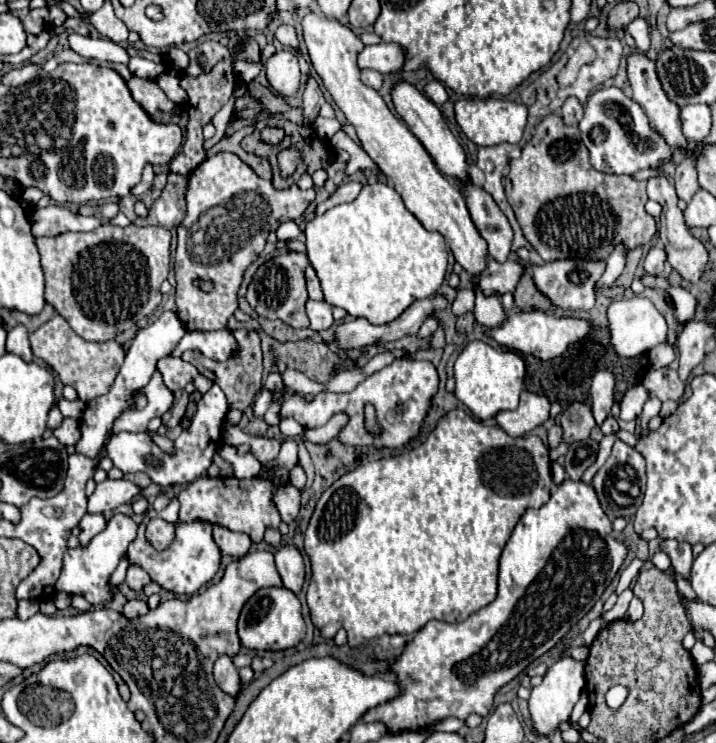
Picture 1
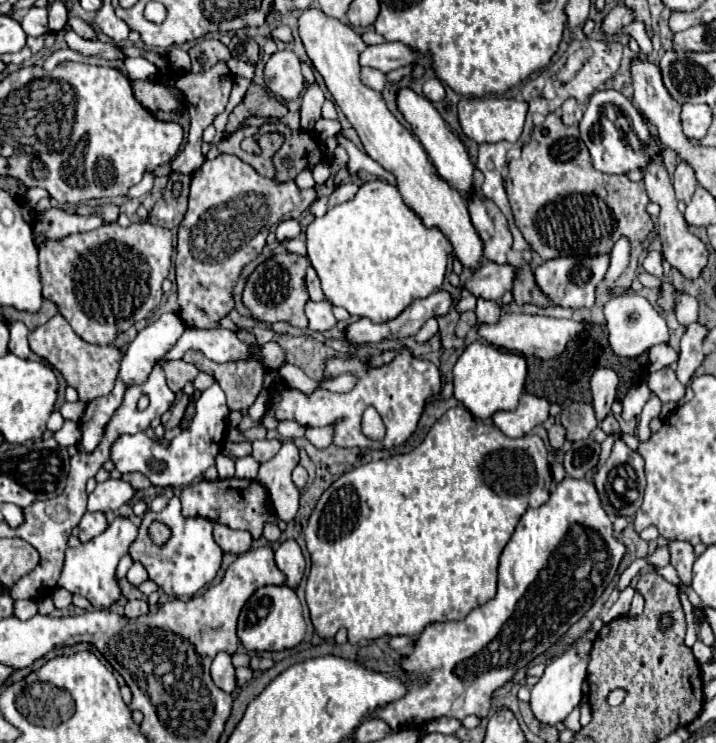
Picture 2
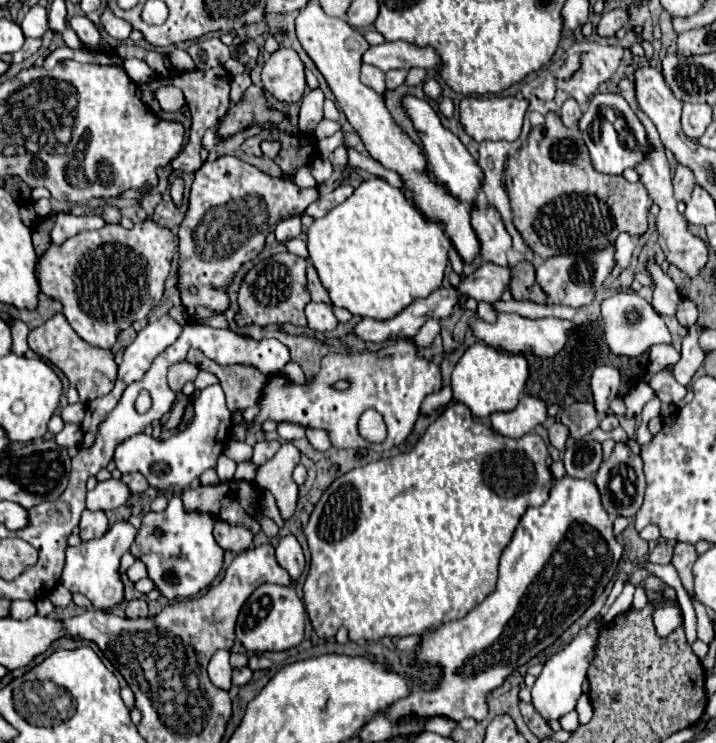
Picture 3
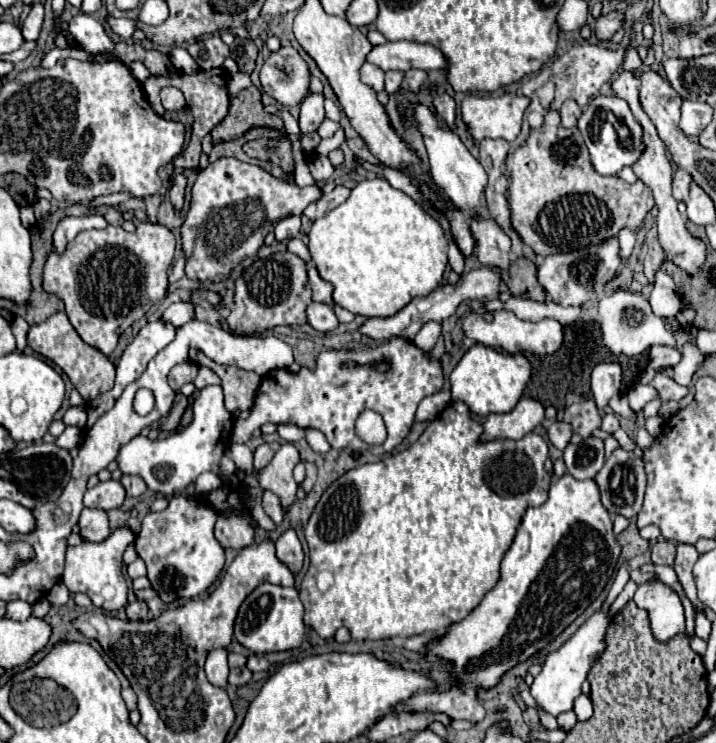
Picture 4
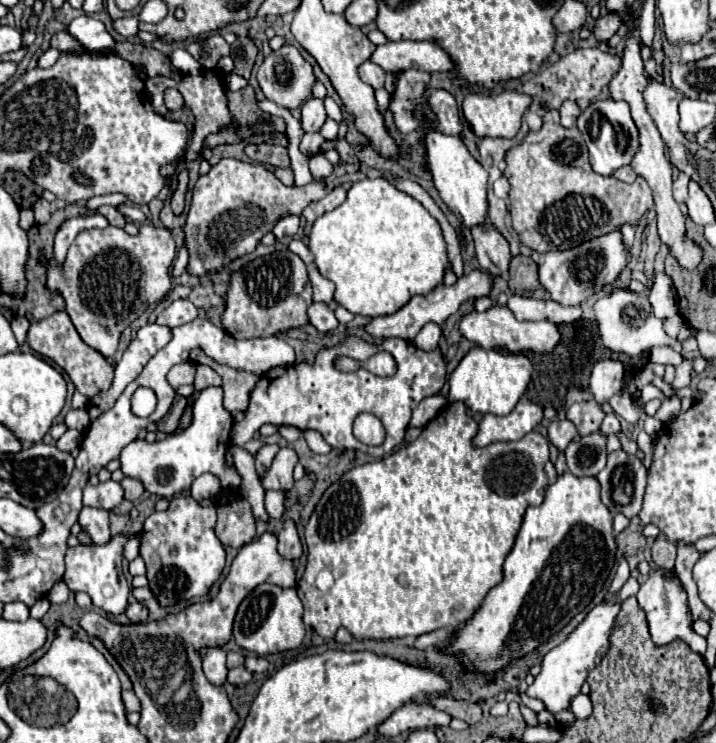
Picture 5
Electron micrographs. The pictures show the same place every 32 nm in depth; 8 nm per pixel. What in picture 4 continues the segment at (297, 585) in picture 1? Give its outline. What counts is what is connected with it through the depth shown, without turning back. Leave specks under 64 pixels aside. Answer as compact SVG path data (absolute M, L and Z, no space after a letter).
M292 528L282 532L280 538L276 540L276 554L284 564L290 566L290 570L294 574L300 572L304 552L302 552L302 544L300 544L300 540L298 540L298 536L296 536L296 532Z

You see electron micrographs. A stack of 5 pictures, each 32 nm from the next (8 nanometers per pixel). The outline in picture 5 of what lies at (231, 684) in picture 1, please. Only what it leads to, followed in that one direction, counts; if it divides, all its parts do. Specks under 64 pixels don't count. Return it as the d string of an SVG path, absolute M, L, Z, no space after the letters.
M208 648L202 656L202 670L212 684L220 686L222 682L226 682L226 652L222 652L220 648Z

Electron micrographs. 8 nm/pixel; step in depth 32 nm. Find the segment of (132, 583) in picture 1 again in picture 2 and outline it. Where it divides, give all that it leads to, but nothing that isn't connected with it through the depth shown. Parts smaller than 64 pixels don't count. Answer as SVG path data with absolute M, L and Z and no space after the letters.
M134 562L132 568L128 570L128 580L130 580L132 586L138 586L140 582L148 580L148 572L146 572L146 568L144 568L140 562Z

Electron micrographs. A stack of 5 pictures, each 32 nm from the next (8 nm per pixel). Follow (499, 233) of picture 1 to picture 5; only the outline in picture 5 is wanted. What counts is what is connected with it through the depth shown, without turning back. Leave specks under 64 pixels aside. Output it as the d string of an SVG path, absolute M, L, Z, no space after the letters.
M478 226L472 230L472 238L480 268L492 276L506 276L512 256L502 234L496 232L494 226Z

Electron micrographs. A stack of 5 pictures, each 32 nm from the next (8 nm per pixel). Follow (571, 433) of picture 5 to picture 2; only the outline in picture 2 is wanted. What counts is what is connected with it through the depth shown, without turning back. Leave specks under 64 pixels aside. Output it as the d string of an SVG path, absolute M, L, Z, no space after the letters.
M556 422L550 430L548 430L548 440L550 440L550 446L560 450L566 442L566 432L564 432L564 426L560 422Z

